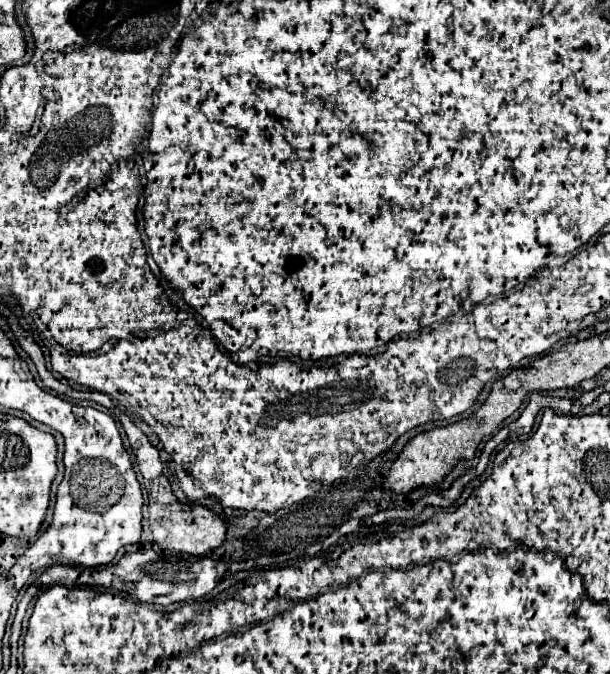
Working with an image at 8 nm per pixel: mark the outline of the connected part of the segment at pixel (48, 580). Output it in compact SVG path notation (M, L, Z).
M53 565L47 568L35 583L37 585L63 583L72 586L76 583L81 571L74 565Z

